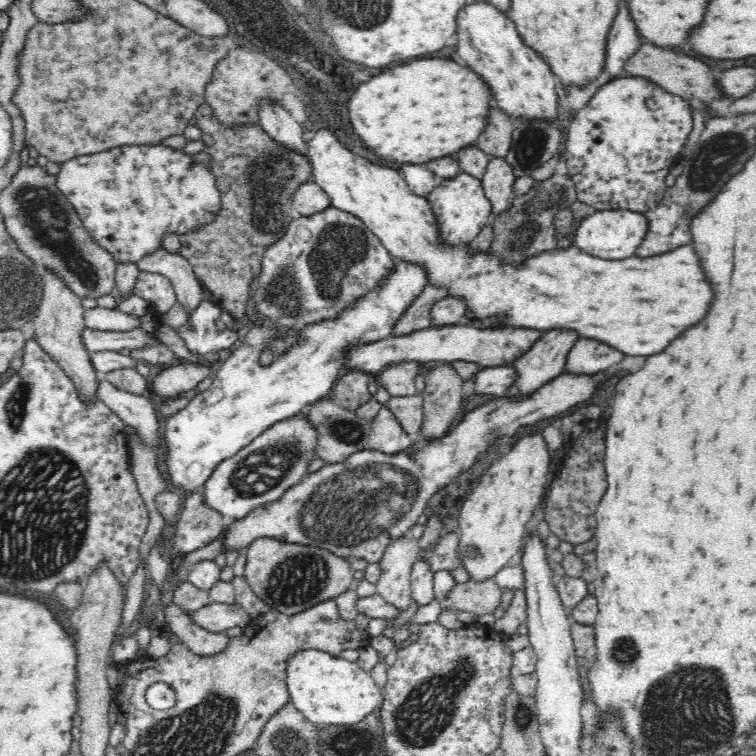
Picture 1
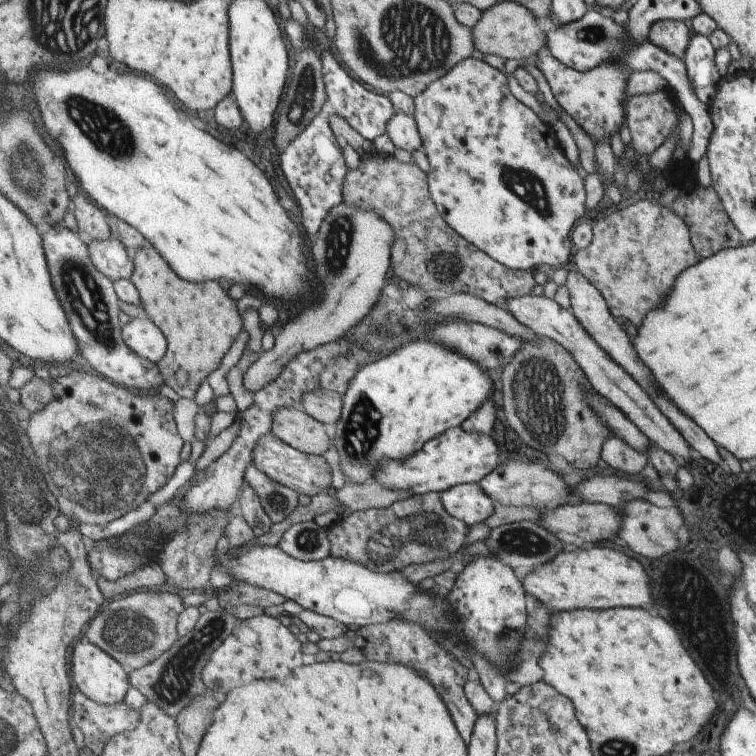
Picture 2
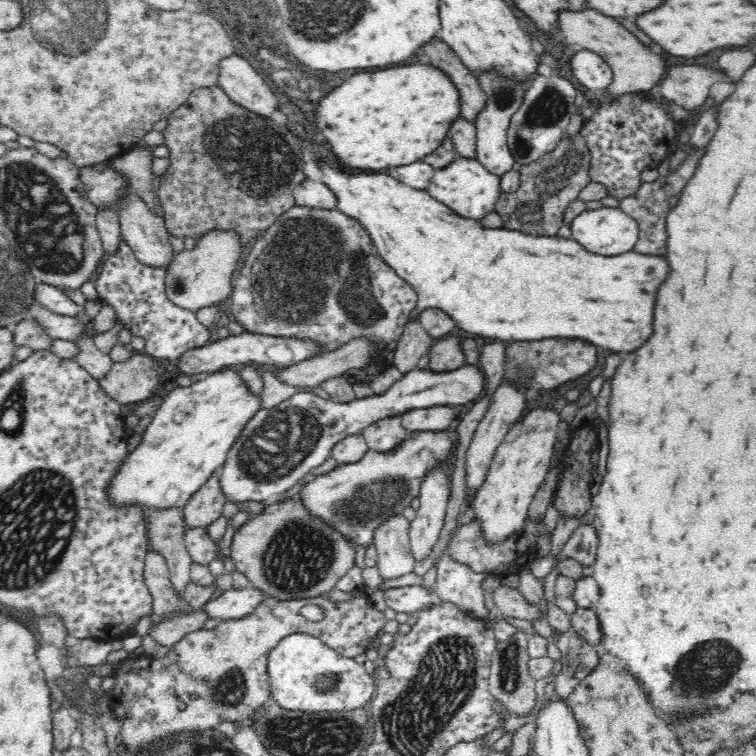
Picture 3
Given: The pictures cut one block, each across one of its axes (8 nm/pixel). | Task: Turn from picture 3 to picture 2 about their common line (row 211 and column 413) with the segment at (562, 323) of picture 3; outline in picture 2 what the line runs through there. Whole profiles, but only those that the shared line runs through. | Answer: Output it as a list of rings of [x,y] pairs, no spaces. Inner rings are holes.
[[[419,338],[417,342],[409,342],[387,358],[365,366],[353,378],[352,385],[344,394],[341,418],[332,428],[334,446],[339,455],[339,468],[345,482],[362,484],[375,481],[379,462],[405,462],[407,458],[413,458],[413,454],[421,452],[421,448],[429,440],[445,434],[453,427],[461,427],[493,394],[493,380],[488,371],[473,362],[472,358],[467,358],[431,338]]]

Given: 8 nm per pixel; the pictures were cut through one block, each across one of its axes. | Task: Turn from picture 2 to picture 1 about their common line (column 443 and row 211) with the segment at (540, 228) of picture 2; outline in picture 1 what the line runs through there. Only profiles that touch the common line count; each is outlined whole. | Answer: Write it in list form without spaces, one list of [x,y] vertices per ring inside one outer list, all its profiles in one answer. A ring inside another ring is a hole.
[[[164,145],[121,146],[73,158],[60,166],[57,187],[81,215],[89,233],[100,242],[102,248],[110,251],[115,262],[137,263],[144,254],[161,246],[162,236],[166,232],[180,235],[186,230],[196,229],[204,222],[210,222],[219,206],[218,189],[210,169],[180,149]]]

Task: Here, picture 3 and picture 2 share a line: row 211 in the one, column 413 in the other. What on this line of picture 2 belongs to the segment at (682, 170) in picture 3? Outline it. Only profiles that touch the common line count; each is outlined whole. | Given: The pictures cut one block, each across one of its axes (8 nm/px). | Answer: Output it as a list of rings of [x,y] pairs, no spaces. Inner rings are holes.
[[[396,620],[395,622],[389,622],[389,624],[360,627],[352,635],[352,639],[353,647],[361,650],[363,656],[369,661],[399,662],[415,668],[417,672],[423,672],[433,686],[440,691],[441,696],[448,704],[453,720],[455,720],[461,736],[465,738],[465,742],[470,743],[472,741],[474,726],[479,715],[475,712],[475,708],[471,706],[471,702],[467,700],[463,688],[465,688],[467,681],[473,677],[473,672],[467,666],[463,666],[451,652],[447,652],[433,635],[425,632],[421,626],[417,626],[413,622]]]

